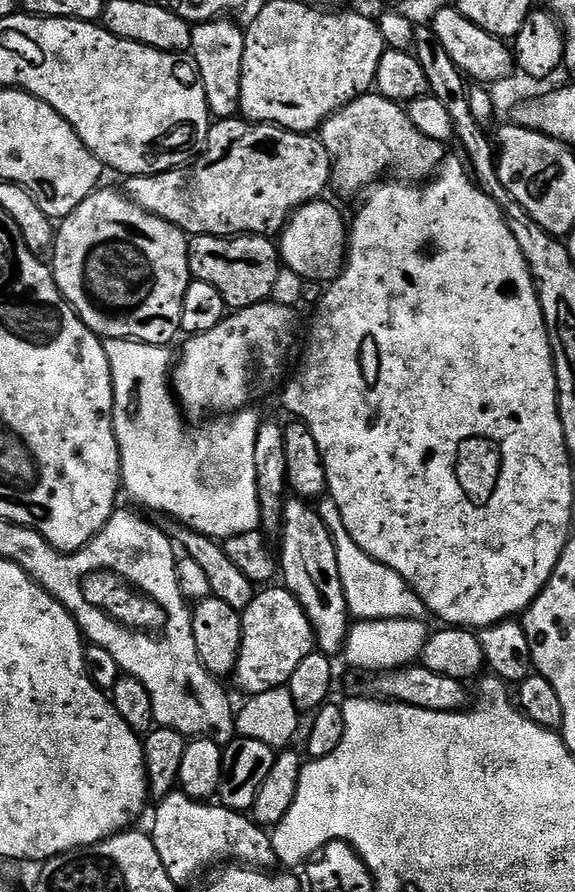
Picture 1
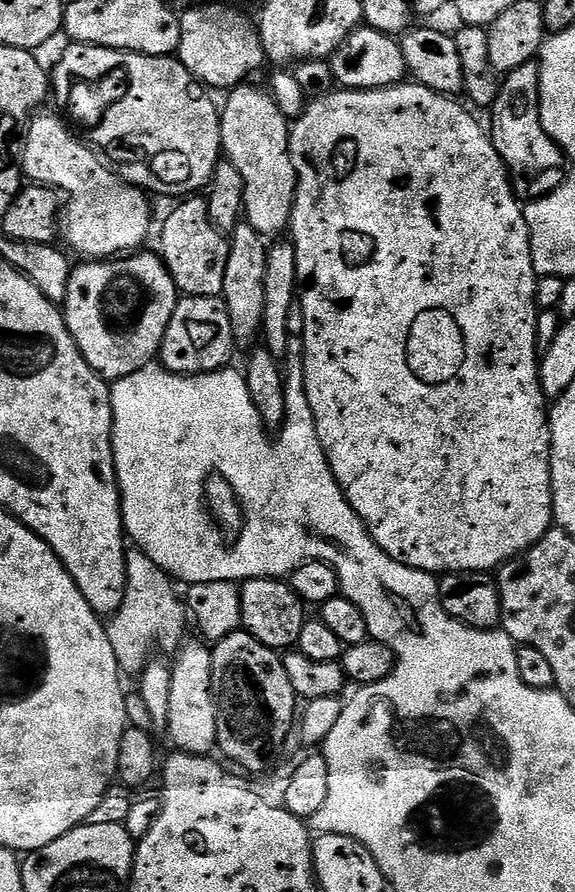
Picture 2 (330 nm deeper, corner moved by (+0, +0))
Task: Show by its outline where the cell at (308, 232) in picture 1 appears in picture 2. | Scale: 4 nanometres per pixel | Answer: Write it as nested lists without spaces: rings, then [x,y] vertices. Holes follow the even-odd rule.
[[[251,82],[241,83],[227,93],[228,101],[220,108],[220,146],[226,160],[232,163],[244,179],[243,219],[265,238],[276,238],[289,227],[292,199],[296,196],[296,171],[288,152],[290,120],[283,116],[271,91],[255,88]]]

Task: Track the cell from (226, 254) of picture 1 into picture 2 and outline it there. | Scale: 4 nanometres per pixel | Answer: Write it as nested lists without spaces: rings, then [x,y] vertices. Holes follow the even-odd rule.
[[[184,198],[177,204],[180,205],[164,220],[158,247],[170,278],[176,283],[177,293],[223,297],[229,237],[212,224],[204,198]]]

